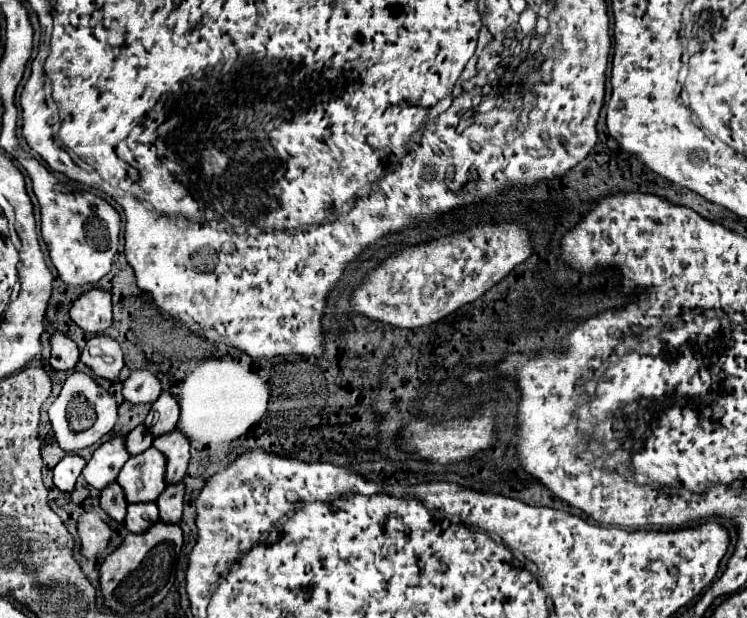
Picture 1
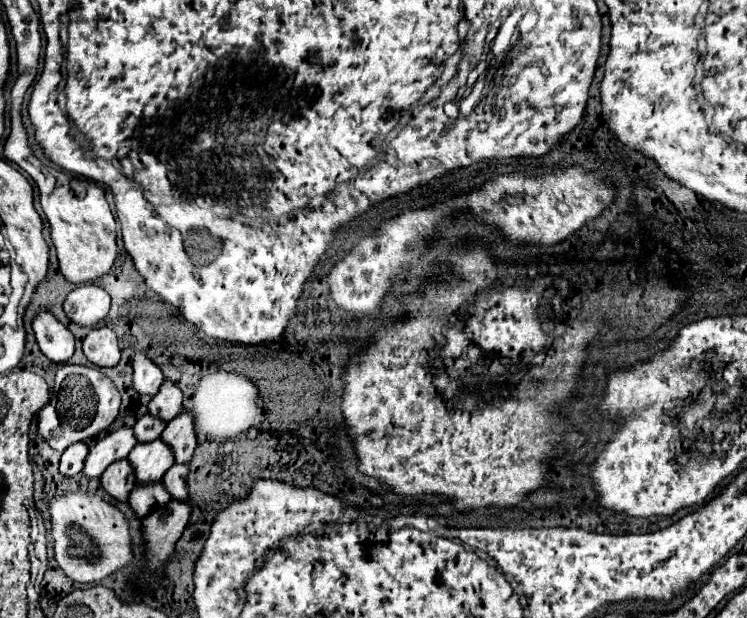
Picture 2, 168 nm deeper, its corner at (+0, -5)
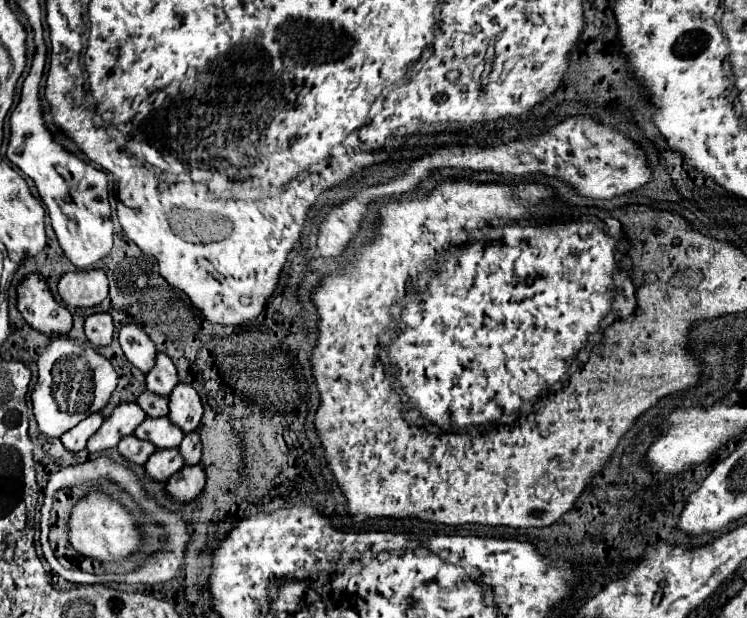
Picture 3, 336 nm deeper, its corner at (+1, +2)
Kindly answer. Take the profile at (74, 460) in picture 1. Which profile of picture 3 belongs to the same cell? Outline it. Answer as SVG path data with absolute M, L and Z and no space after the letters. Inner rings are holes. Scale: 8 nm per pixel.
M95 412L95 416L87 416L87 420L79 422L75 428L71 428L71 432L65 432L61 436L61 442L67 450L71 452L79 452L85 448L87 440L91 434L95 434L95 430L103 424L103 414Z

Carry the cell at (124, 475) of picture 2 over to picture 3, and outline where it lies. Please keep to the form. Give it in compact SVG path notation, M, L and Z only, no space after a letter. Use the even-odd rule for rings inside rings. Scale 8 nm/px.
M125 436L119 442L119 452L121 456L125 456L127 460L135 462L135 464L145 464L149 460L149 456L155 452L153 444L147 444L147 440L139 440L137 436Z

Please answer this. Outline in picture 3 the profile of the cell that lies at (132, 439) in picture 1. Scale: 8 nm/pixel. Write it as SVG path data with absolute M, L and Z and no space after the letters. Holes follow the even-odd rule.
M143 390L139 396L137 396L137 404L145 410L147 416L155 418L155 416L167 416L167 404L169 404L169 398L167 396L155 396L153 392L147 392Z

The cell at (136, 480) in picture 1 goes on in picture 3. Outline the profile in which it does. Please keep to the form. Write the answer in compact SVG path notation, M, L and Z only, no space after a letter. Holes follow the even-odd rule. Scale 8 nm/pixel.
M147 416L143 420L143 424L139 424L139 428L135 428L133 434L141 440L153 442L155 448L177 448L185 436L181 428L175 428L175 424L171 424L171 420L167 420L167 416L163 416L163 418Z

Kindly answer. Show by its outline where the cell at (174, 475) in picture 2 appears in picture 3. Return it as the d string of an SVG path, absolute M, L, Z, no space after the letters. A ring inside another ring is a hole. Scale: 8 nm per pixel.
M199 432L185 434L183 442L179 444L179 452L185 458L185 464L199 464L201 460L201 438Z

